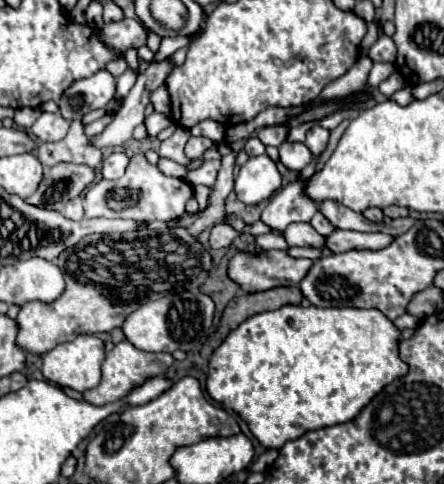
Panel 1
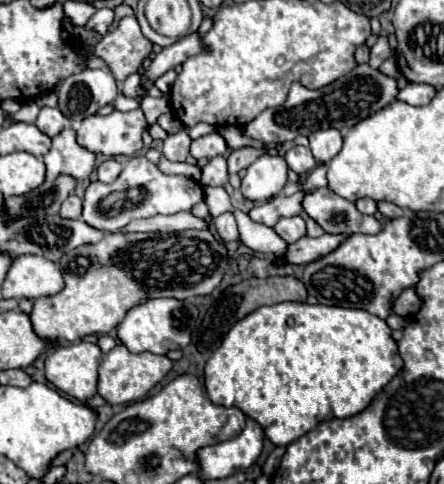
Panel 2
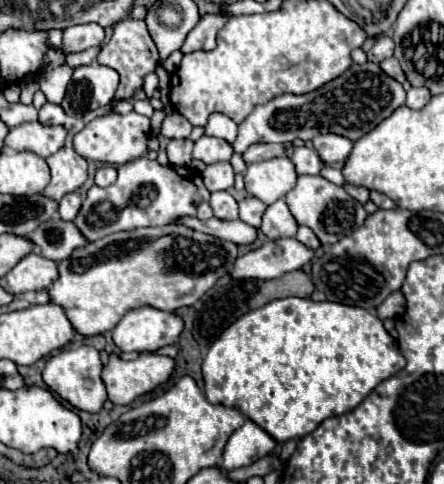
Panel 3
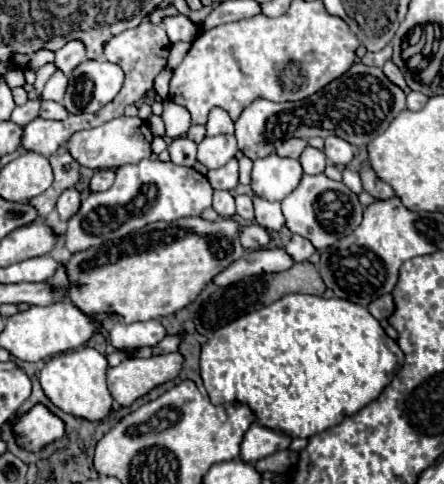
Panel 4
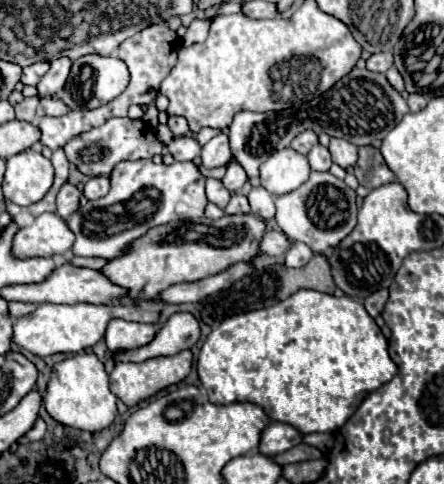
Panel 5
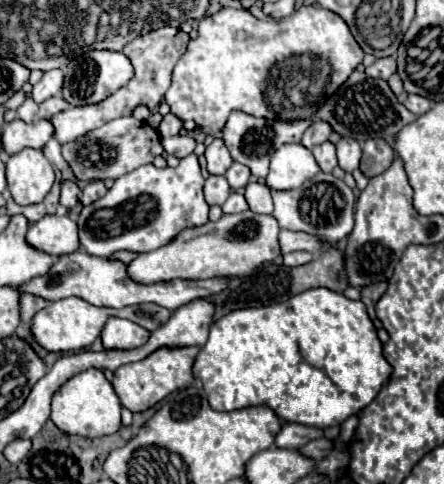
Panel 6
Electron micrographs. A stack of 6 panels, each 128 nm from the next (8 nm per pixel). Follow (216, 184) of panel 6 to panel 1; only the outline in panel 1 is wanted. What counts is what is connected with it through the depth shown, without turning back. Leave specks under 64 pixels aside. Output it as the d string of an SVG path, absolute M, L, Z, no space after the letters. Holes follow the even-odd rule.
M218 224L218 226L214 226L214 228L210 230L210 240L208 240L208 244L210 244L212 250L226 248L226 246L230 246L230 244L234 242L236 236L238 236L238 232L236 232L234 228L230 228L230 226L226 226L226 224ZM266 234L266 236L258 236L256 238L258 246L264 248L264 250L270 250L270 248L278 248L278 250L286 250L288 244L282 236L274 236L274 234Z

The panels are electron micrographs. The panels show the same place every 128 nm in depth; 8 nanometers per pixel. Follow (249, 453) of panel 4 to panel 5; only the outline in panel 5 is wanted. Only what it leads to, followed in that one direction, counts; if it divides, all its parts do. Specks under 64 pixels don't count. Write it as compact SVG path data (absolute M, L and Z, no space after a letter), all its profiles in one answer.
M270 422L260 434L258 452L264 456L276 456L298 446L300 442L302 442L302 434L296 428L282 422Z

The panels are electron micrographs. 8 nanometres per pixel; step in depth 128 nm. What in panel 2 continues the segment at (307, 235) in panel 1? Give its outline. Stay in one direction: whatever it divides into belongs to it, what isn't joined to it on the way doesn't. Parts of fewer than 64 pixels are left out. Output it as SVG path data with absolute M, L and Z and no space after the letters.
M302 216L282 218L282 220L274 226L274 230L276 230L288 244L292 244L292 242L296 242L296 240L300 240L300 238L306 236L306 222L304 222Z

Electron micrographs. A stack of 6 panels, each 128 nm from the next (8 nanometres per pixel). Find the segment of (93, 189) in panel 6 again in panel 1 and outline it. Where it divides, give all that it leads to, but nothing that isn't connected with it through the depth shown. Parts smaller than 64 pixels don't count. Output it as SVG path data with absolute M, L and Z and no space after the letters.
M116 152L116 154L110 154L106 160L104 160L104 168L102 168L102 174L104 178L108 180L114 180L114 178L120 178L124 172L126 172L126 166L128 166L130 158L122 152Z

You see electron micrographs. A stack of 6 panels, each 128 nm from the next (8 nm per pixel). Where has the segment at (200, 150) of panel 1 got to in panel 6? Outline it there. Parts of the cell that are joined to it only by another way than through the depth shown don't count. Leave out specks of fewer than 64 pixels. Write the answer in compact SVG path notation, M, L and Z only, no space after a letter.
M214 138L214 142L210 146L206 146L206 168L210 174L224 174L230 164L232 164L232 156L224 144L222 138Z

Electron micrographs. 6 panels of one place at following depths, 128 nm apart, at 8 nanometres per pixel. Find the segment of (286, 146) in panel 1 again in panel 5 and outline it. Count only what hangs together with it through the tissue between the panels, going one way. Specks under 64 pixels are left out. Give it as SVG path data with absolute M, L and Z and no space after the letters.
M316 144L310 152L308 152L308 162L310 162L310 168L312 170L328 170L332 166L332 160L330 160L330 152L328 148Z

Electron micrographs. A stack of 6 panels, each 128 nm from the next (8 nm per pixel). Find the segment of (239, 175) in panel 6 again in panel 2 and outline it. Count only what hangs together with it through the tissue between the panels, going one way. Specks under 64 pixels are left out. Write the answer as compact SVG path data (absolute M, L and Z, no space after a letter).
M214 156L208 160L208 164L202 168L202 184L208 186L224 186L228 182L228 166L226 158Z

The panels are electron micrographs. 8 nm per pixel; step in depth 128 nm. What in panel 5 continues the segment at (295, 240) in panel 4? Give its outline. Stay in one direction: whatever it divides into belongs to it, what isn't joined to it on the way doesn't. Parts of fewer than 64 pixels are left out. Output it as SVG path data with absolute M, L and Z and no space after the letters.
M294 242L294 244L290 246L290 250L286 252L286 266L290 266L290 268L300 268L300 266L304 266L312 256L314 256L314 252L312 252L306 244Z

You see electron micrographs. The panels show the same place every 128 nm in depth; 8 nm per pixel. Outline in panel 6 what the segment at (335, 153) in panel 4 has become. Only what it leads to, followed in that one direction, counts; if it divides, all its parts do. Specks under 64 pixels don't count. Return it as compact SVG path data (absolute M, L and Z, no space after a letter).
M342 138L338 144L336 144L336 158L338 158L338 166L344 170L344 172L352 172L358 168L360 164L360 158L362 158L362 148L356 140L352 138Z

